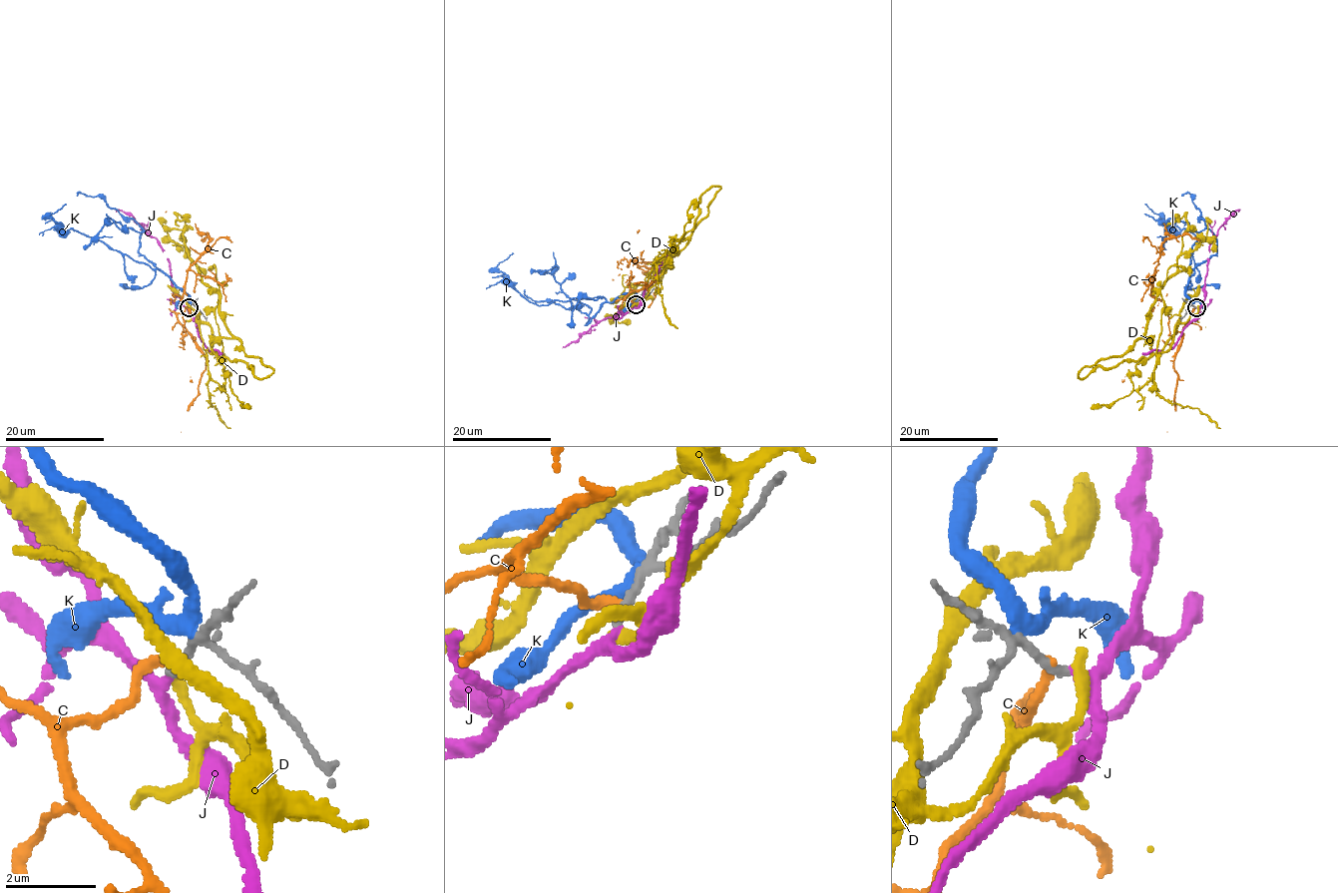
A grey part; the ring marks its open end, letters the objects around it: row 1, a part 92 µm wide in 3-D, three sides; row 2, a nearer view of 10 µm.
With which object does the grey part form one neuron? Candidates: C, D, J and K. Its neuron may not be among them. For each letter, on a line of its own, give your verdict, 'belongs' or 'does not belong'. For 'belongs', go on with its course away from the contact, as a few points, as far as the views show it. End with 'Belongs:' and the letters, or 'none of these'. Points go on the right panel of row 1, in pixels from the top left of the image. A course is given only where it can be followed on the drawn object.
C: does not belong
D: does not belong
J: belongs; course (1196, 308), (1205, 295), (1209, 242), (1230, 215), (1240, 209)
K: does not belong
Belongs: J

